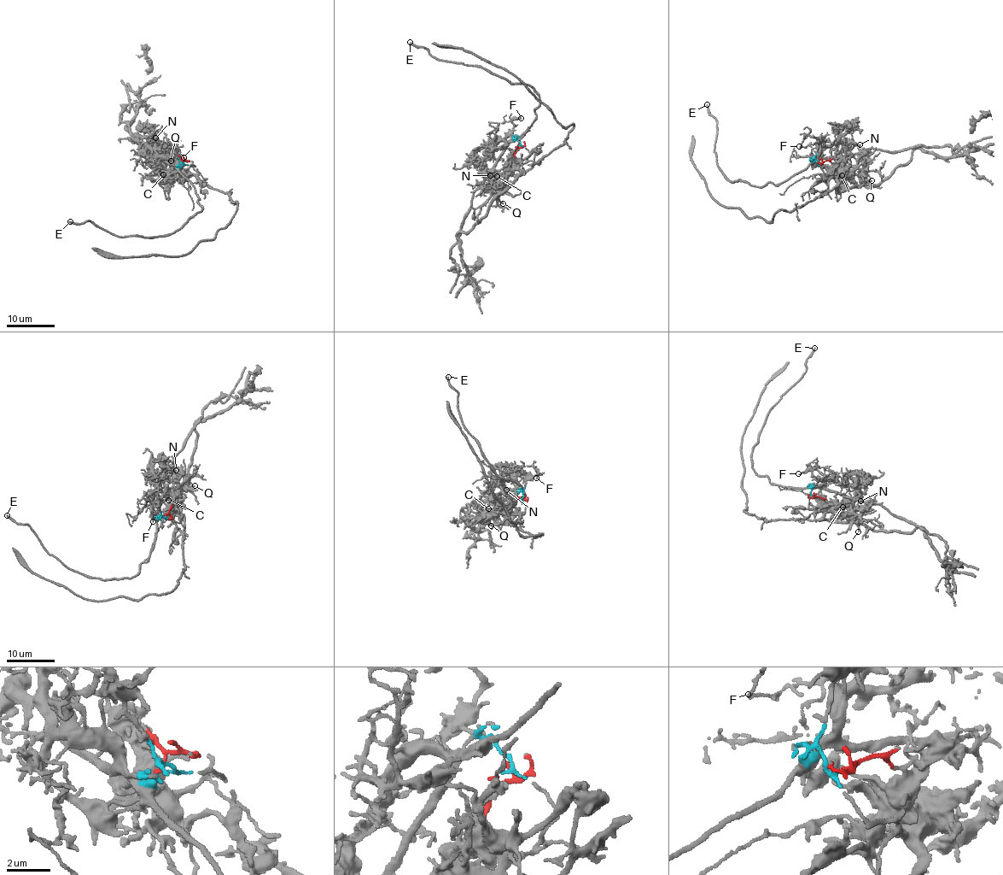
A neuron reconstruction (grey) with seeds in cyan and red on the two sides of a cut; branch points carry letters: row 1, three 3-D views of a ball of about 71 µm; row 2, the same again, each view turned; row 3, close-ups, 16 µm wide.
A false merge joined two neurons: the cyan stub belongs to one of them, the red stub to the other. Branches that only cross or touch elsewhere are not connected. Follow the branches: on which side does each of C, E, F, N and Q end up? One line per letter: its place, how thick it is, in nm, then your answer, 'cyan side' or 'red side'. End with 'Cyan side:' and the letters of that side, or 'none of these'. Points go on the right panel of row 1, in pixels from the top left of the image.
C: place (842, 175); calibre 180 nm; red side
E: place (707, 104); calibre 240 nm; cyan side
F: place (799, 146); calibre 140 nm; cyan side
N: place (860, 144); calibre 140 nm; cyan side
Q: place (871, 180); calibre 190 nm; red side
Cyan side: E, F, N

